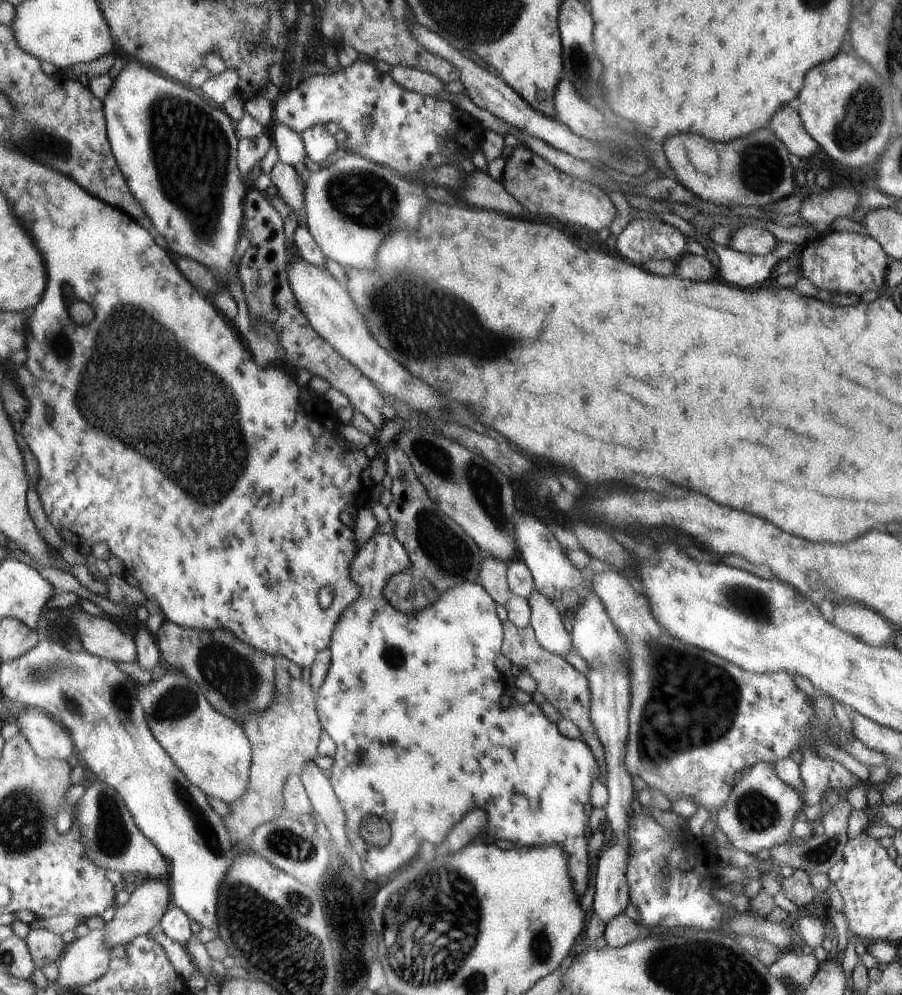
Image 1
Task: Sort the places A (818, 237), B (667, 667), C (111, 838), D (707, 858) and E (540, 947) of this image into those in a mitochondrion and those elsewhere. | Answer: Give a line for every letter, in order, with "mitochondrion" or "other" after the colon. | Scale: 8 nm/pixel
A: other
B: mitochondrion
C: mitochondrion
D: other
E: mitochondrion

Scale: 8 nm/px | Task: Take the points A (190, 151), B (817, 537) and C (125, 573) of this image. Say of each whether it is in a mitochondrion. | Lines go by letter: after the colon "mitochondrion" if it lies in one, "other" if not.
A: mitochondrion
B: other
C: other

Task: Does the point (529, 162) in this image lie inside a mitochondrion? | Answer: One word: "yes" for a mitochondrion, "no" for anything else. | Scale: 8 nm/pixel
no

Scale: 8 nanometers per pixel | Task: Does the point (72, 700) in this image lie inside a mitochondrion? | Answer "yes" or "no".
yes

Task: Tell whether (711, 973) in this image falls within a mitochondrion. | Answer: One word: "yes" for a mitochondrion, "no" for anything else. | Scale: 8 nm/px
yes

